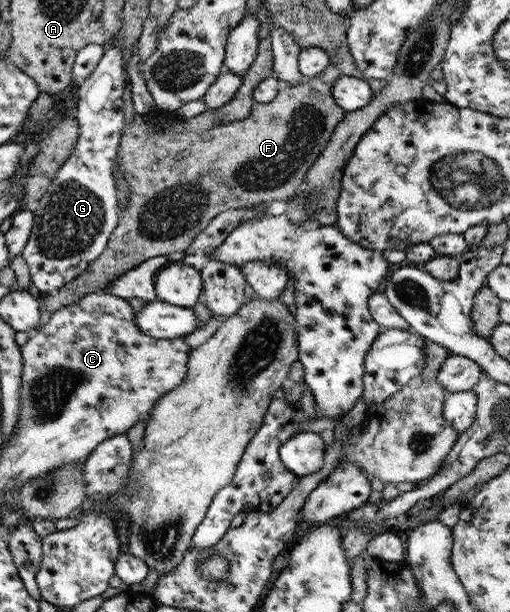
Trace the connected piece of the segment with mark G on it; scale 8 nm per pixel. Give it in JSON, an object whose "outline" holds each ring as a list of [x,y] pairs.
{"outline":[[[117,33],[105,45],[105,51],[99,59],[99,63],[93,68],[89,77],[83,79],[79,85],[74,116],[79,125],[77,142],[75,142],[71,154],[68,154],[52,176],[47,190],[37,202],[38,206],[33,213],[34,223],[29,238],[20,252],[29,271],[32,290],[37,294],[53,293],[60,286],[81,274],[87,265],[103,252],[108,236],[118,223],[117,194],[119,192],[116,189],[111,170],[124,126],[121,96],[126,82],[123,78],[123,70],[121,70],[122,48],[118,45],[120,42],[115,39],[117,39]]]}

